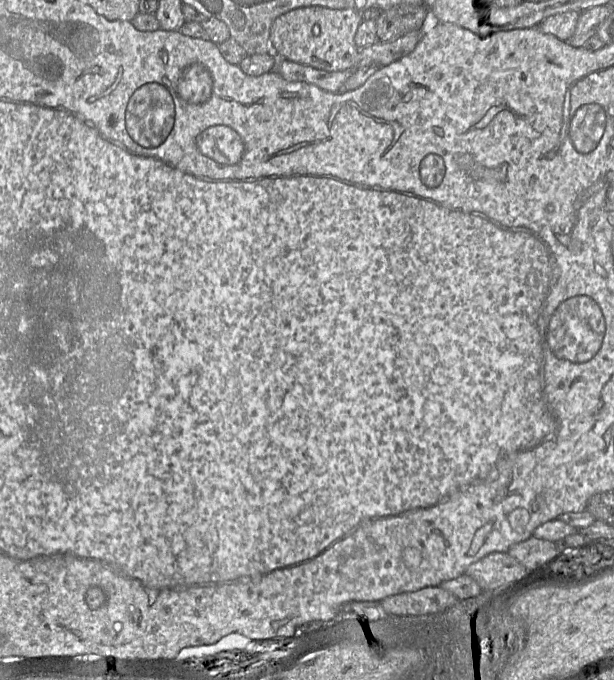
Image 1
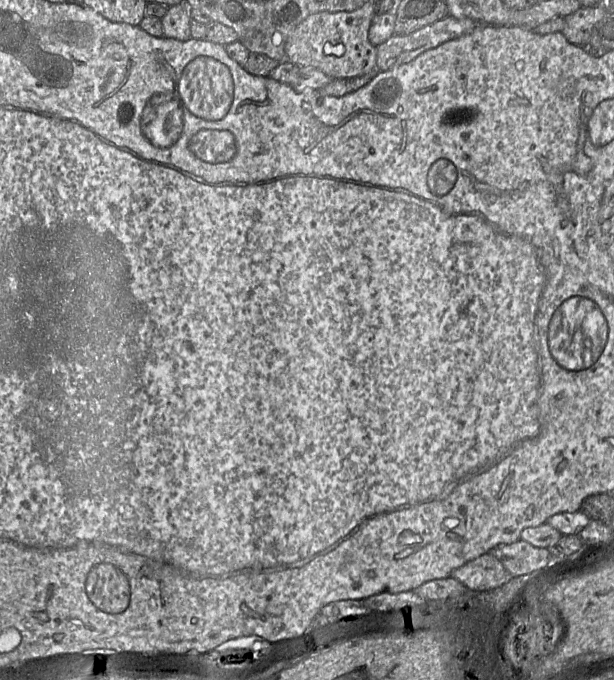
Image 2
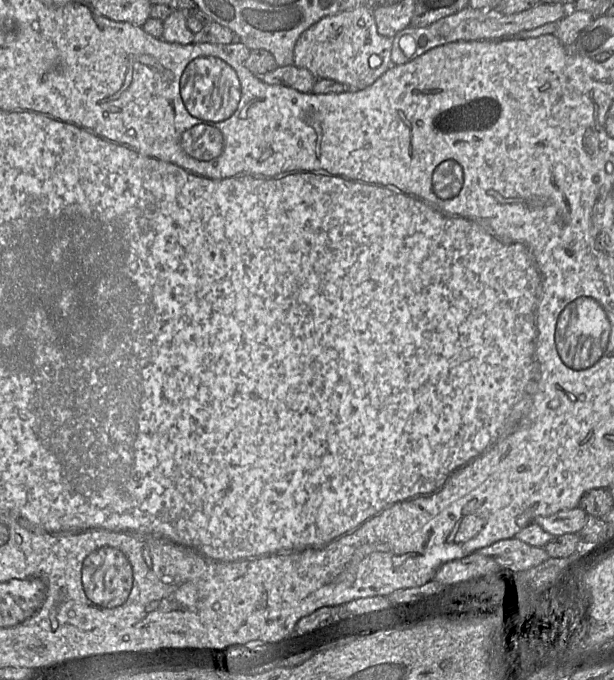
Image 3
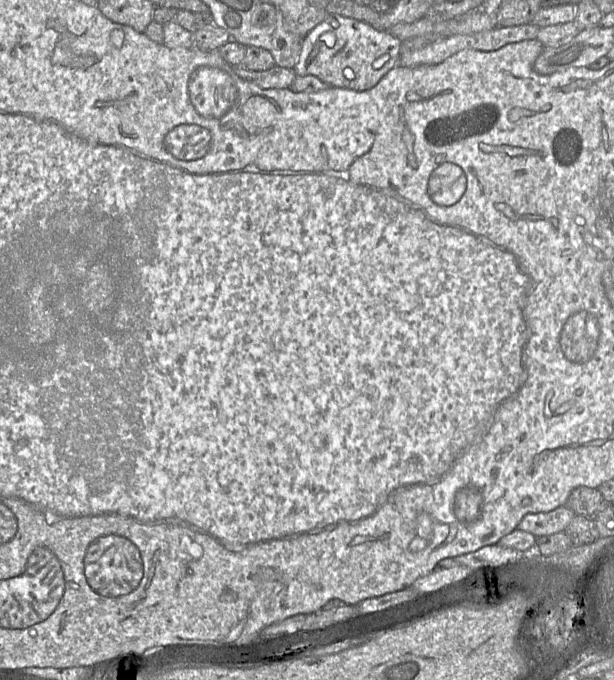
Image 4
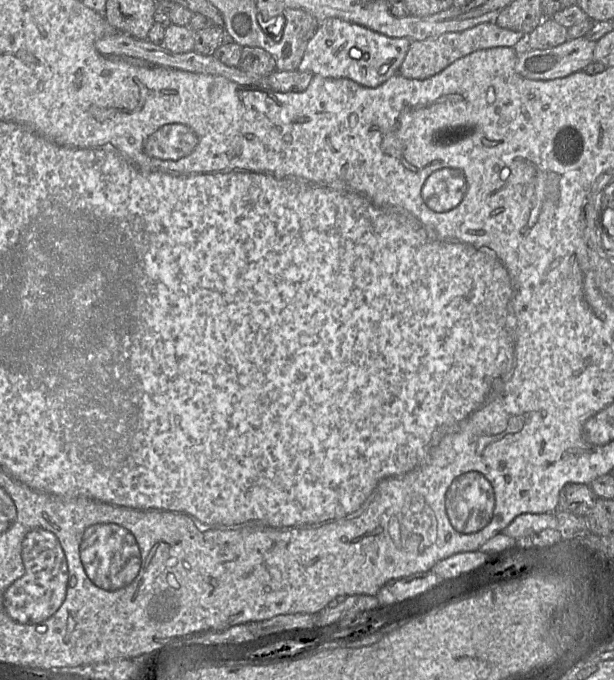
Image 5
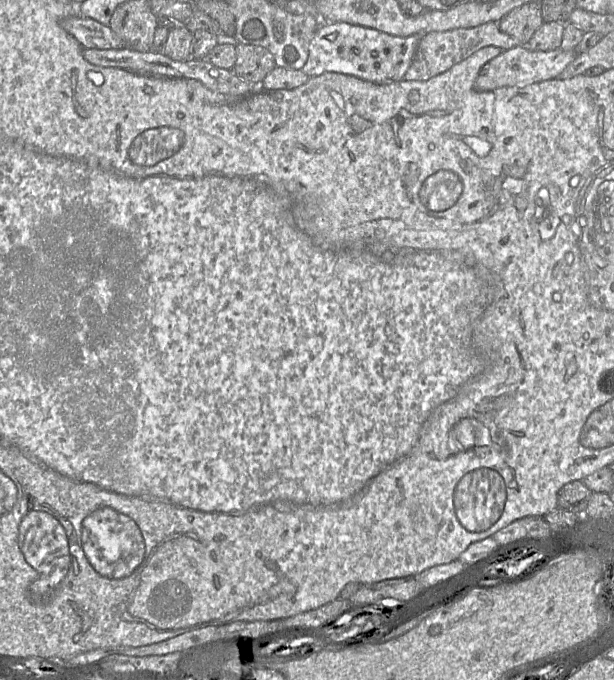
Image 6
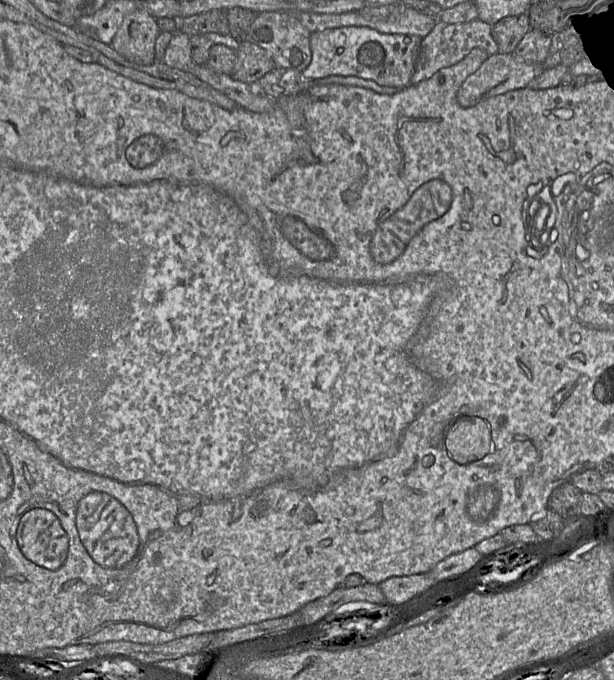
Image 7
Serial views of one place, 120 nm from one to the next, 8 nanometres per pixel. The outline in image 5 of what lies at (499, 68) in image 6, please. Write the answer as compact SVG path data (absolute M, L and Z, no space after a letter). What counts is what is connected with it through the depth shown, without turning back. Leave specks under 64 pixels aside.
M580 37L551 49L518 48L516 72L527 79L553 80L583 71L593 61L596 42Z

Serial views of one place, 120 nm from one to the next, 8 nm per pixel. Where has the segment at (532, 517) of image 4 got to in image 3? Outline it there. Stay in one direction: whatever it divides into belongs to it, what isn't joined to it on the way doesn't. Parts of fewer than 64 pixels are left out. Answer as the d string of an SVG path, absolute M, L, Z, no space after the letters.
M579 507L562 510L550 516L536 517L532 523L539 525L552 536L578 534L587 521L586 512Z

